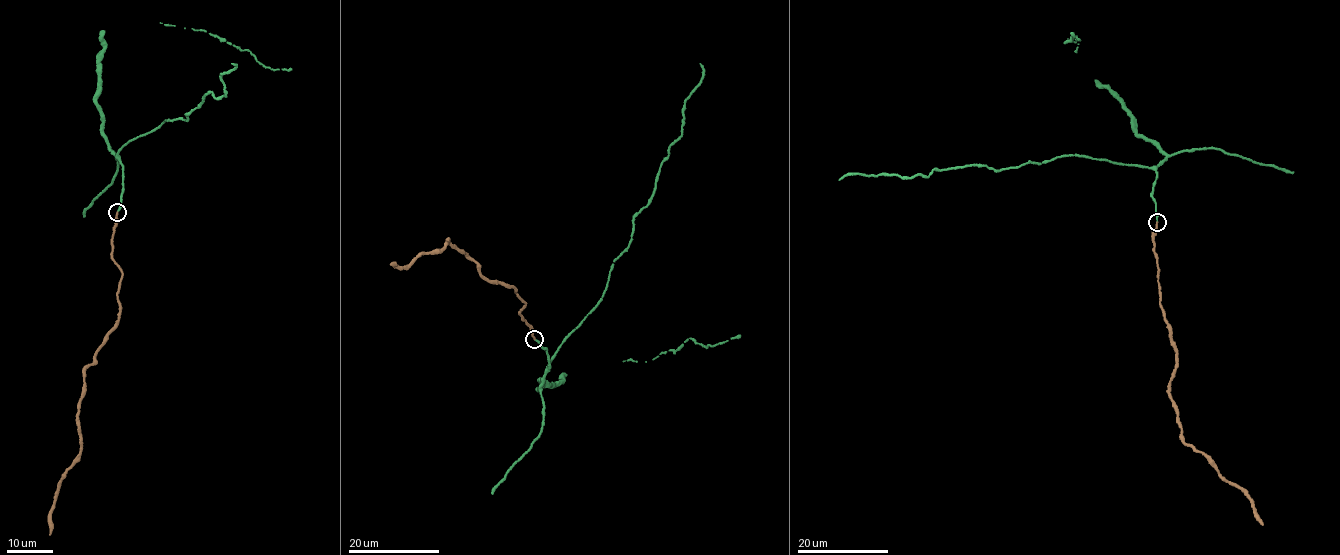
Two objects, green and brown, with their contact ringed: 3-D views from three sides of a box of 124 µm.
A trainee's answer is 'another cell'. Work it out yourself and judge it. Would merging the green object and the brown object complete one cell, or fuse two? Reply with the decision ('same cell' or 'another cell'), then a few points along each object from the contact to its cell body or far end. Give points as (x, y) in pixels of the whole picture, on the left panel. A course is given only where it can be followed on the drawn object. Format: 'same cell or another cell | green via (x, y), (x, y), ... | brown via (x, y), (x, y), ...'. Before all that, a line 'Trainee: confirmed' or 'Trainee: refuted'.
Trainee: refuted
same cell | green via (117, 212), (118, 151), (165, 120), (187, 121), (206, 93), (226, 96), (220, 73), (232, 63) | brown via (116, 212), (112, 259), (122, 274), (120, 310), (95, 363), (85, 369), (82, 447), (55, 496), (50, 534)

